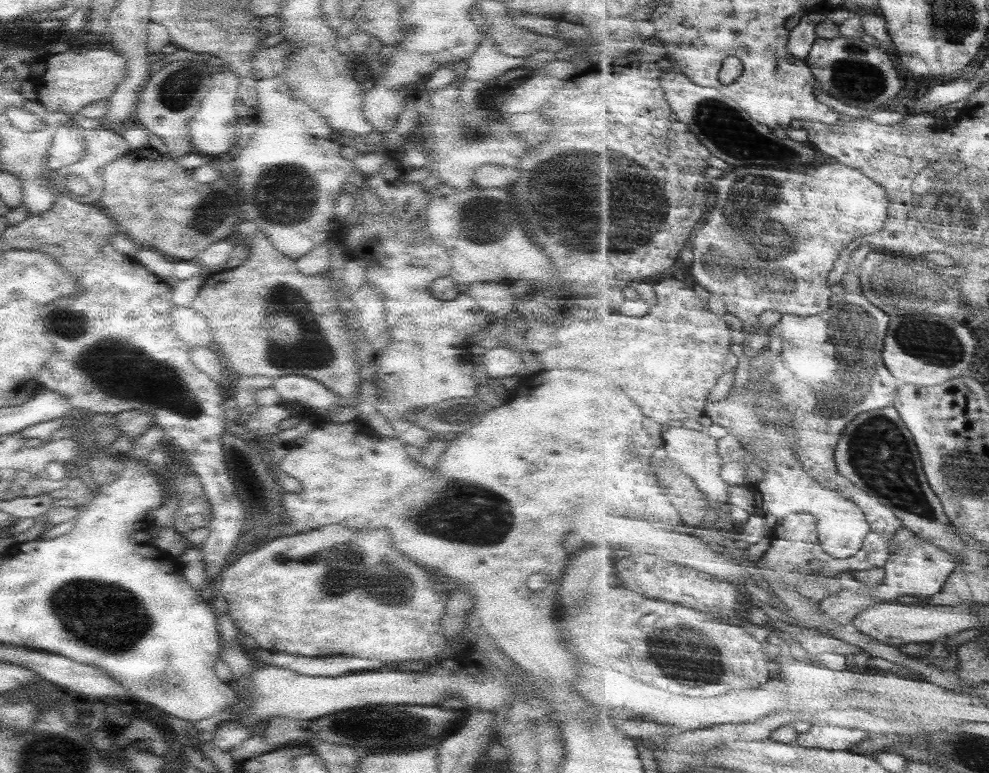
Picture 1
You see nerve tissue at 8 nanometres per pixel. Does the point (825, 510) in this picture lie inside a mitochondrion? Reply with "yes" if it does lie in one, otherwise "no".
no

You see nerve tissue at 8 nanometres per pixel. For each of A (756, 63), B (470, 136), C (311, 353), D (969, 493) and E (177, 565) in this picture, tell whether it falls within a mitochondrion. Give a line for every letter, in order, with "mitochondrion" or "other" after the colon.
A: other
B: mitochondrion
C: mitochondrion
D: mitochondrion
E: other

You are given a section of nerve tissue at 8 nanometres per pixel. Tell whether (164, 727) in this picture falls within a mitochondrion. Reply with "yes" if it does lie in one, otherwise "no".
no

